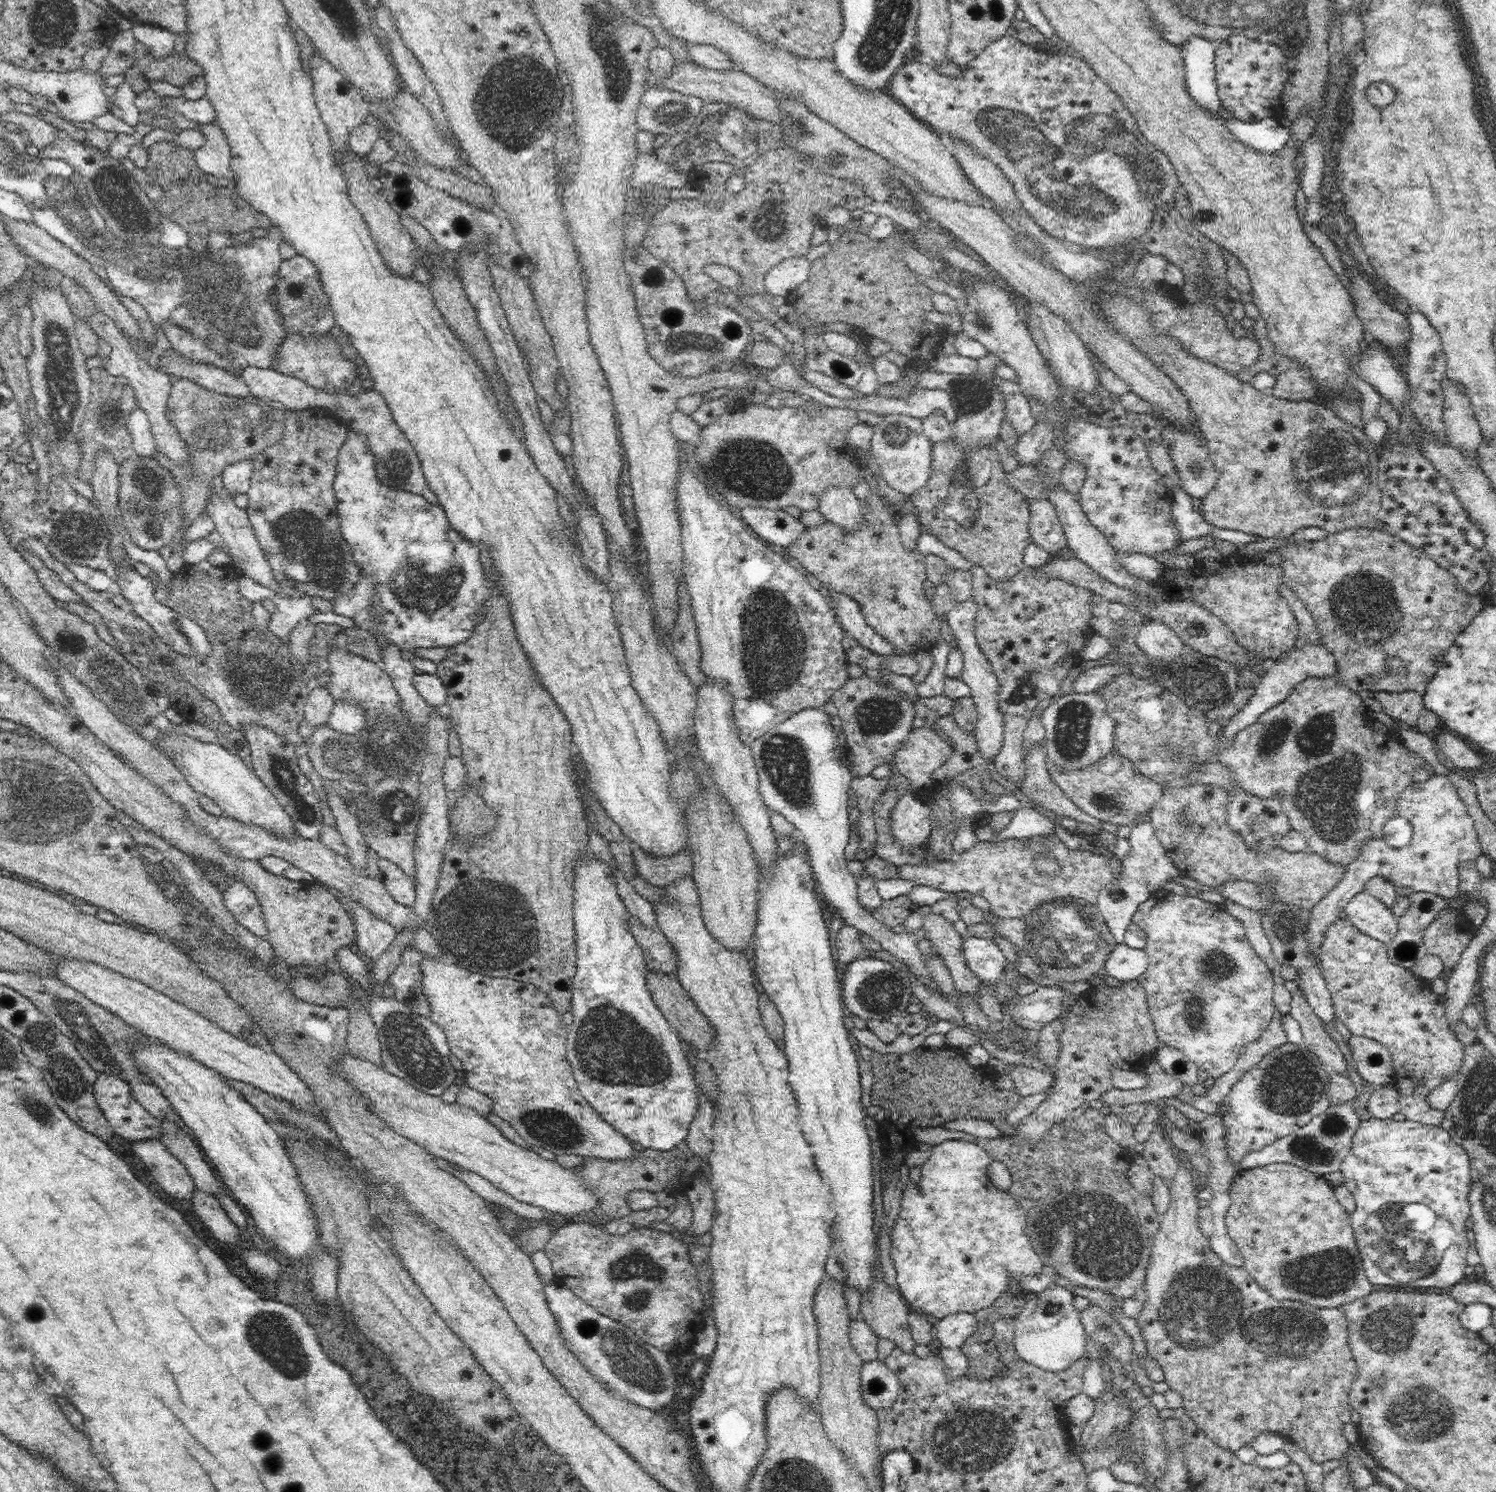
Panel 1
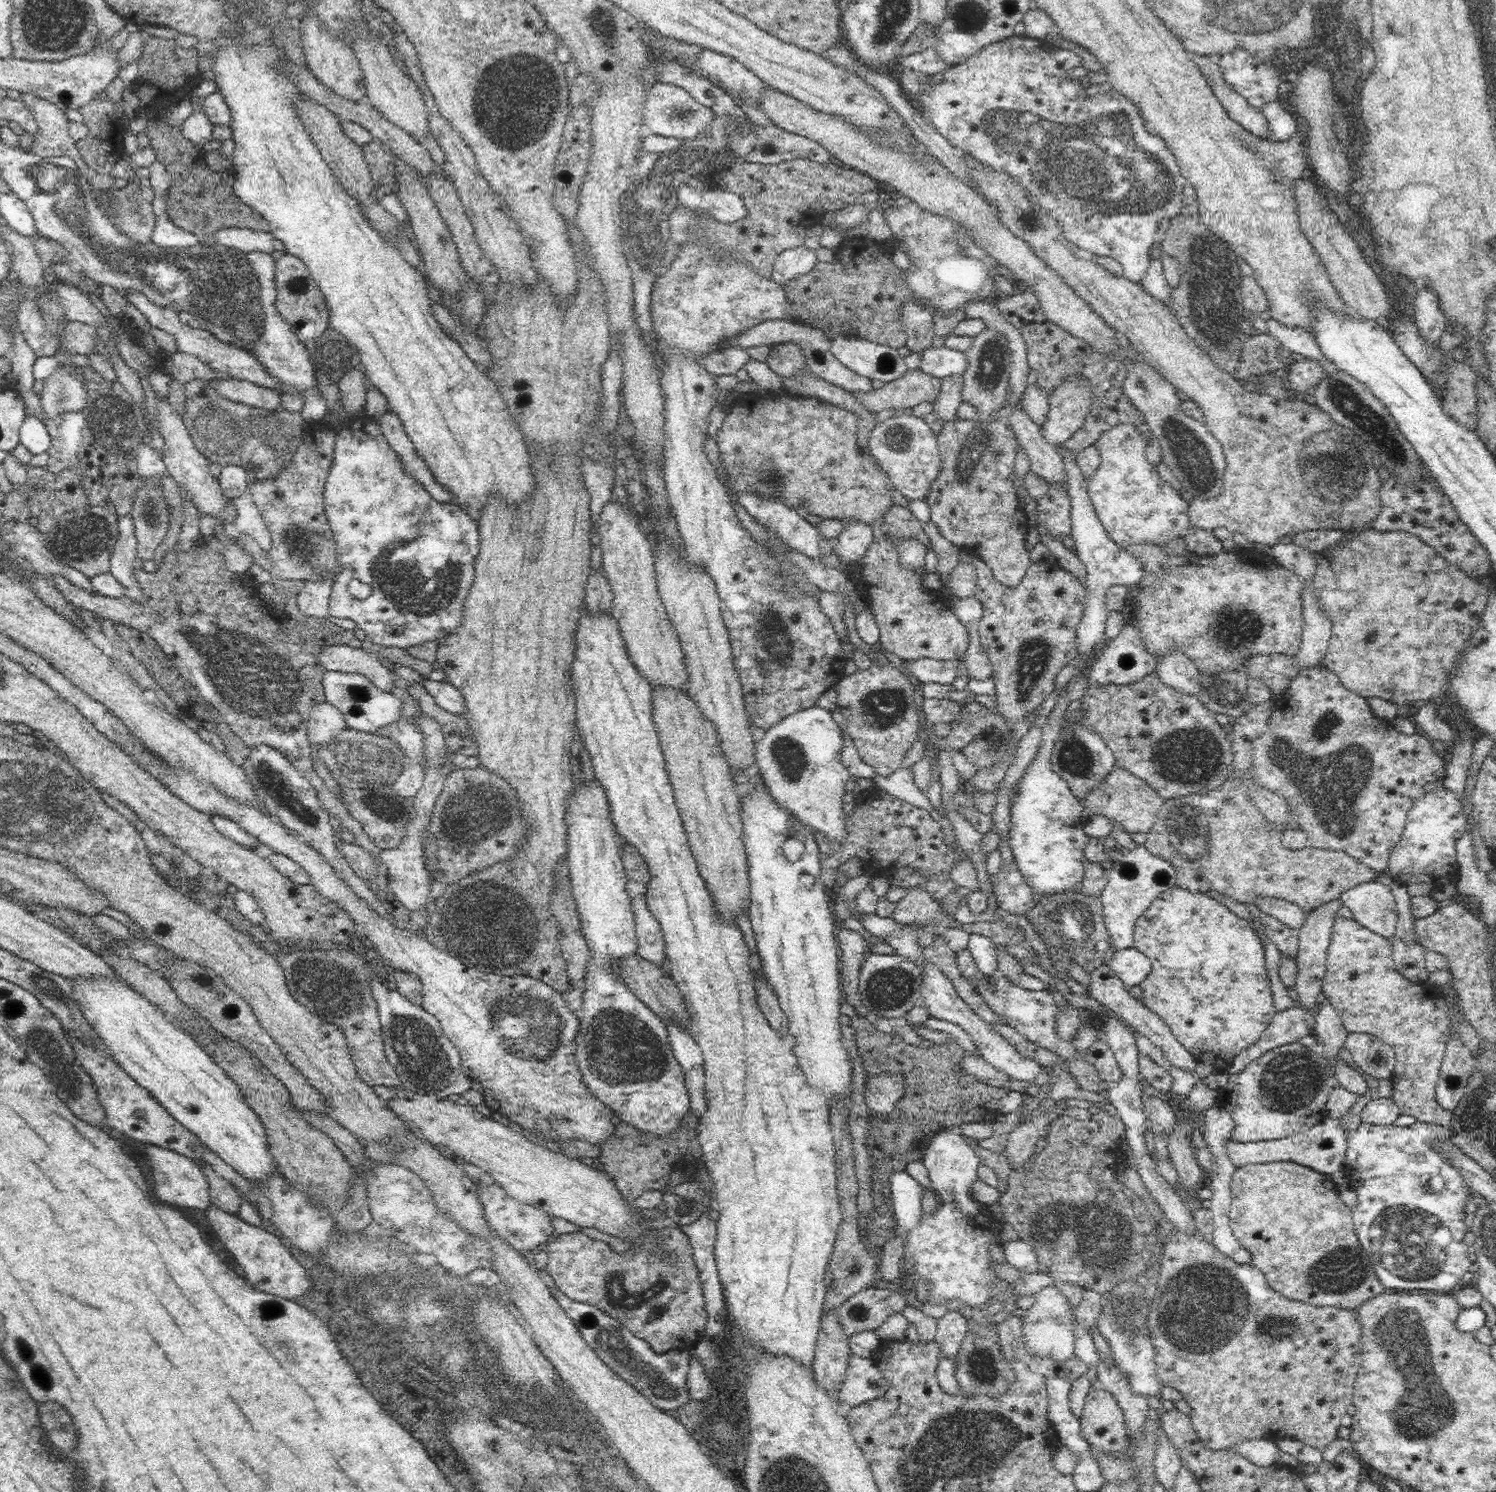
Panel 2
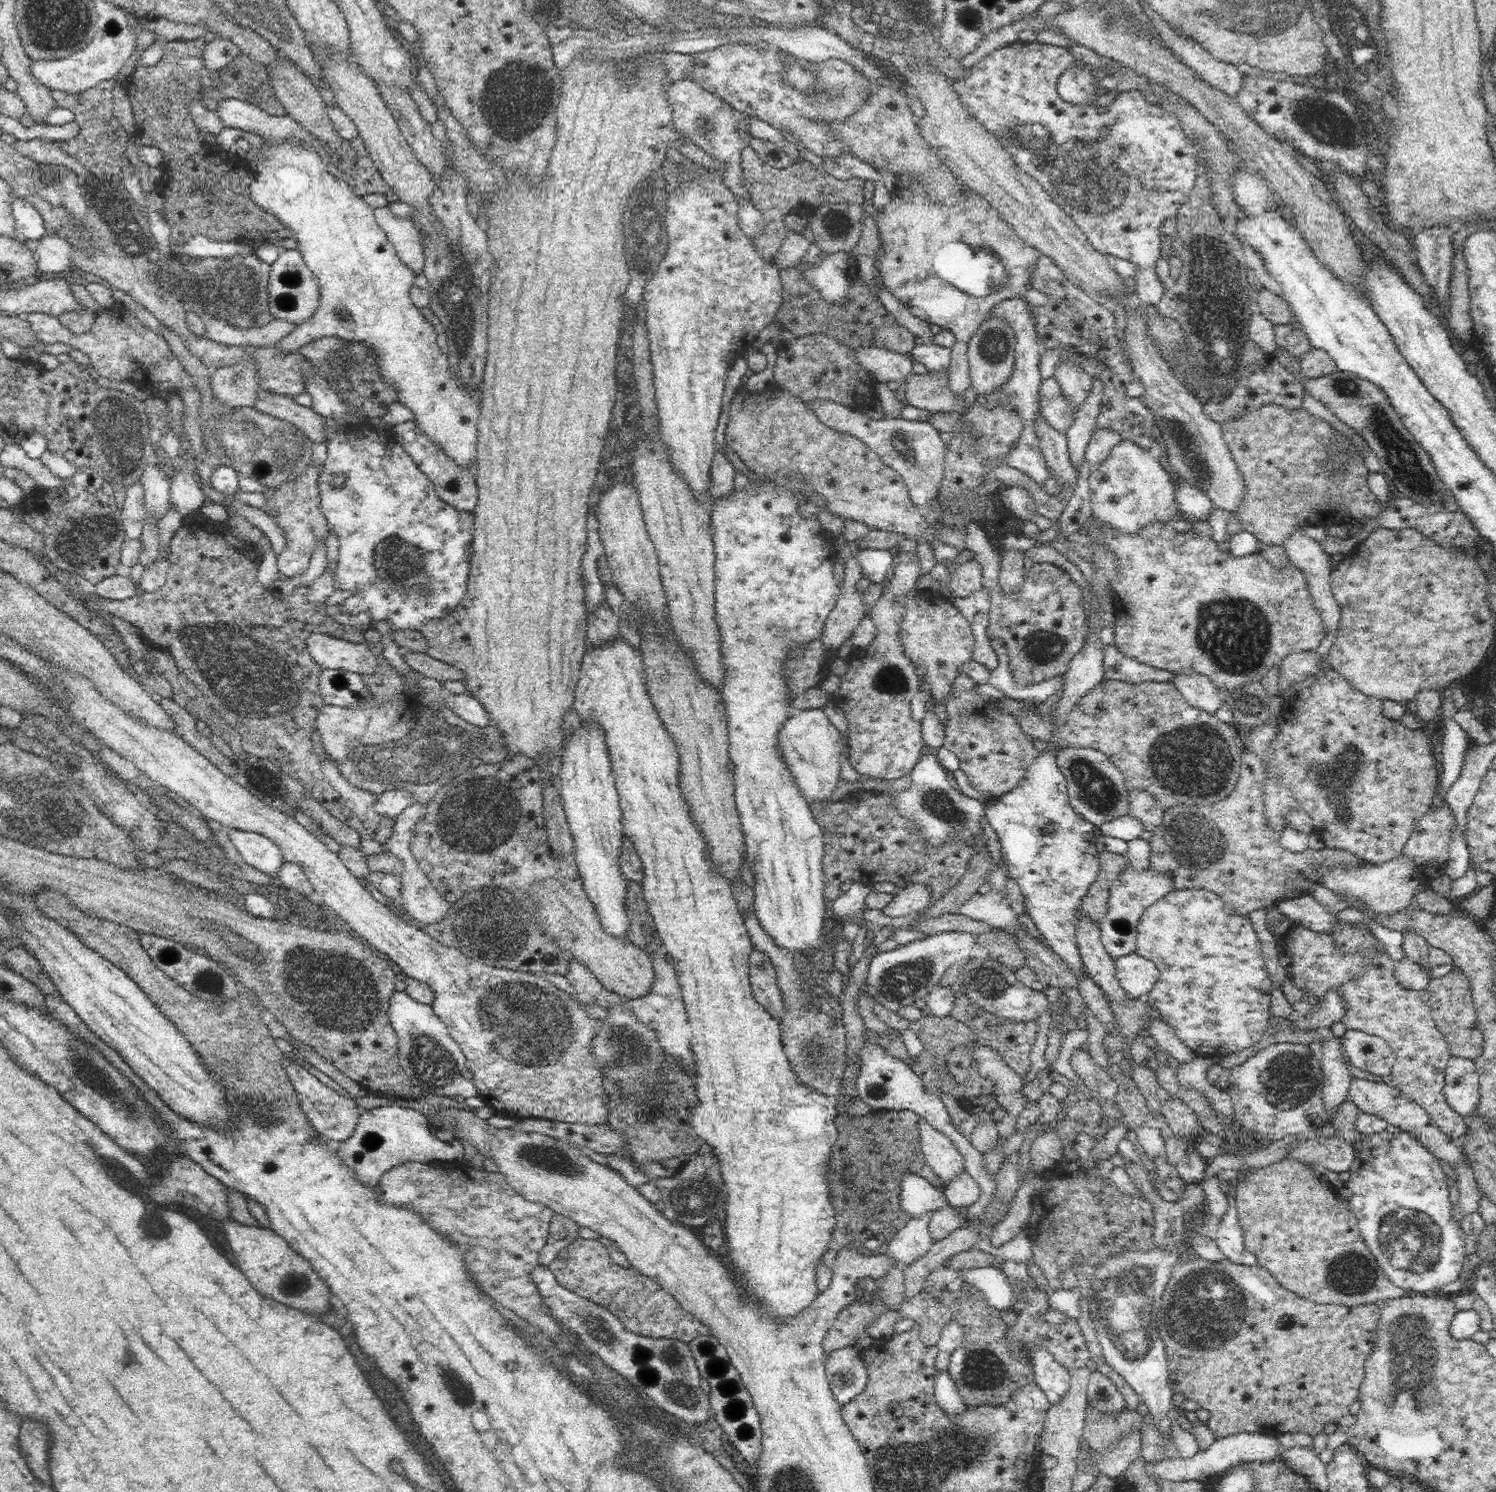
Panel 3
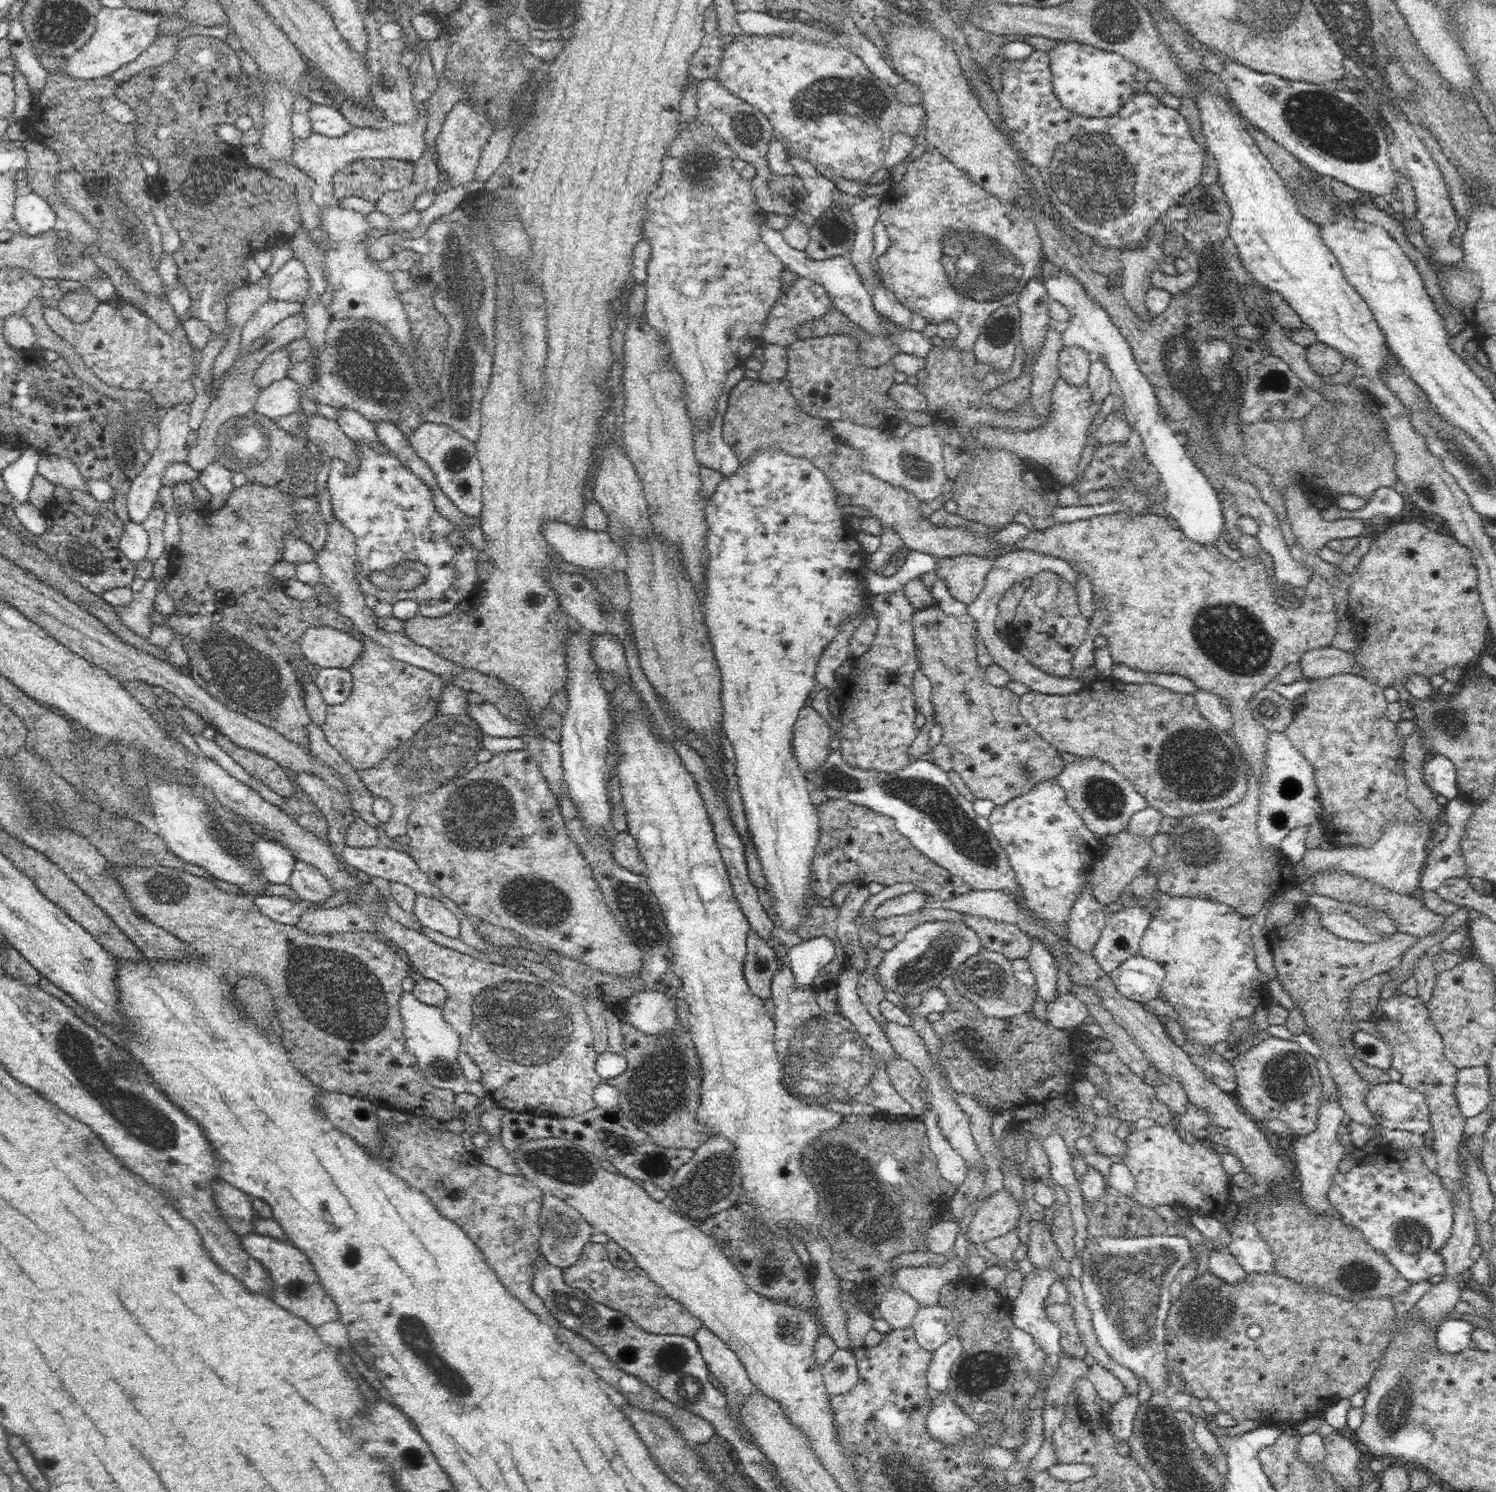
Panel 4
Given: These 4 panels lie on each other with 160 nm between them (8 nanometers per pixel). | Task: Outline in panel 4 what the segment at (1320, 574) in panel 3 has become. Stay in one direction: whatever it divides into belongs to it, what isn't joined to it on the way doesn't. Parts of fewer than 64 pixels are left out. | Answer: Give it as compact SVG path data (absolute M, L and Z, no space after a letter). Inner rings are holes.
M1289 485L1284 492L1284 501L1288 522L1292 527L1292 532L1296 538L1296 543L1300 545L1310 555L1316 555L1329 541L1333 539L1352 538L1364 535L1366 532L1366 522L1355 518L1345 518L1340 520L1324 520L1320 516L1318 508L1314 507L1308 497L1300 491L1298 485Z

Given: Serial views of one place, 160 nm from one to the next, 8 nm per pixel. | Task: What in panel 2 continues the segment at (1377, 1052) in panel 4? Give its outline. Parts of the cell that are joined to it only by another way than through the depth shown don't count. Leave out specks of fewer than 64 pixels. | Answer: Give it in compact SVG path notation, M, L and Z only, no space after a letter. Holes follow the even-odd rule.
M1349 1032L1344 1048L1362 1071L1377 1080L1391 1079L1396 1056L1394 1049L1383 1039L1366 1032Z

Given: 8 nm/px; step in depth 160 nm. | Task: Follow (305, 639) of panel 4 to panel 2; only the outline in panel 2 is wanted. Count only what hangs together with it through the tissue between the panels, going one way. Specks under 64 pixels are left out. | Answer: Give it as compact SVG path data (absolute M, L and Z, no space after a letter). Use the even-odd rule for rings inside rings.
M334 645L323 648L320 664L326 670L360 673L384 692L396 690L392 669L381 664L373 653L362 647Z

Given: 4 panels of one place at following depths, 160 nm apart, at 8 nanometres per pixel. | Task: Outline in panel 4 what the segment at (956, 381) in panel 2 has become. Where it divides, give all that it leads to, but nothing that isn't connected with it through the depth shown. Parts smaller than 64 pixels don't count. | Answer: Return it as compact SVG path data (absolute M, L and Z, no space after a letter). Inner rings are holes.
M926 149L917 160L910 162L906 167L906 172L901 182L888 188L886 192L882 194L879 209L879 220L886 228L888 238L890 239L890 246L877 258L876 266L879 268L878 278L883 283L884 287L894 293L896 299L912 312L922 315L927 323L938 324L944 320L953 320L960 332L955 338L955 344L958 350L973 350L978 336L980 336L980 333L982 333L985 328L986 319L997 308L1017 302L1023 288L1039 273L1041 264L1045 259L1042 250L1042 239L1040 239L1036 223L1031 217L1032 210L1015 206L1015 204L1010 204L1009 202L1002 202L1000 198L984 190L979 184L973 181L973 178L970 178L968 173L954 166L953 162L950 162L938 151Z

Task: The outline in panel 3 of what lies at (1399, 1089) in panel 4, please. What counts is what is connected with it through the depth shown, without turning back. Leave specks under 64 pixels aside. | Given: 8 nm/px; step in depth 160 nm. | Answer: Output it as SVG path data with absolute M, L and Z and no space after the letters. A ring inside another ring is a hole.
M1353 1077L1348 1098L1358 1105L1360 1111L1382 1117L1388 1124L1398 1126L1400 1130L1410 1133L1426 1147L1426 1150L1429 1150L1436 1158L1447 1162L1451 1167L1462 1162L1463 1147L1441 1131L1424 1107L1418 1106L1414 1099L1402 1095L1402 1092L1393 1085L1388 1086L1384 1082L1372 1082L1372 1080L1360 1080L1358 1077Z

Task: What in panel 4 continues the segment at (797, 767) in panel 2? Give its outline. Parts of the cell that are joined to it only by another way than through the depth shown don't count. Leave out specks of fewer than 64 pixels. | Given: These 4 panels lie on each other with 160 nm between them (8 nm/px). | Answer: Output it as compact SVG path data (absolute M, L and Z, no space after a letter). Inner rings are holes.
M802 708L794 725L794 755L801 773L816 772L831 754L830 736L832 729L827 719L813 708Z

